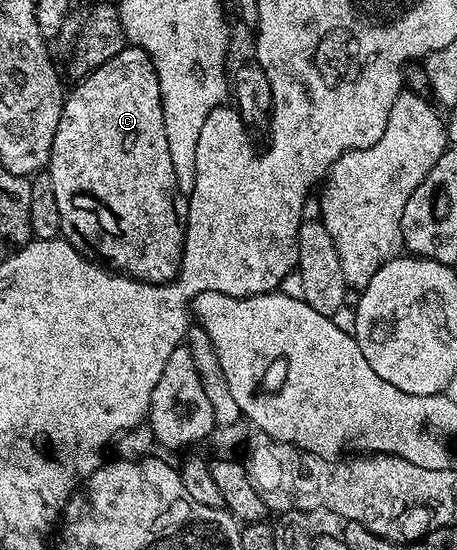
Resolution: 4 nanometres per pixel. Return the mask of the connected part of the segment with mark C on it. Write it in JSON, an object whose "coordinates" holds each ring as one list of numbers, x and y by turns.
{"coordinates":[[125,46,121,52,114,54,114,58,110,58,110,62,102,62,98,70,88,73,77,84,80,85,73,92,71,89,64,97,62,118,58,122,58,134,54,134,54,146,46,169,48,177,54,182,54,198,58,201,60,236,89,260,95,260,125,276,133,276,147,284,166,284,175,280,180,273,180,263,184,257,188,201,174,178,174,162,170,162,170,145,166,143,166,122,162,114,158,74,154,70,154,62,150,62,146,50]]}

